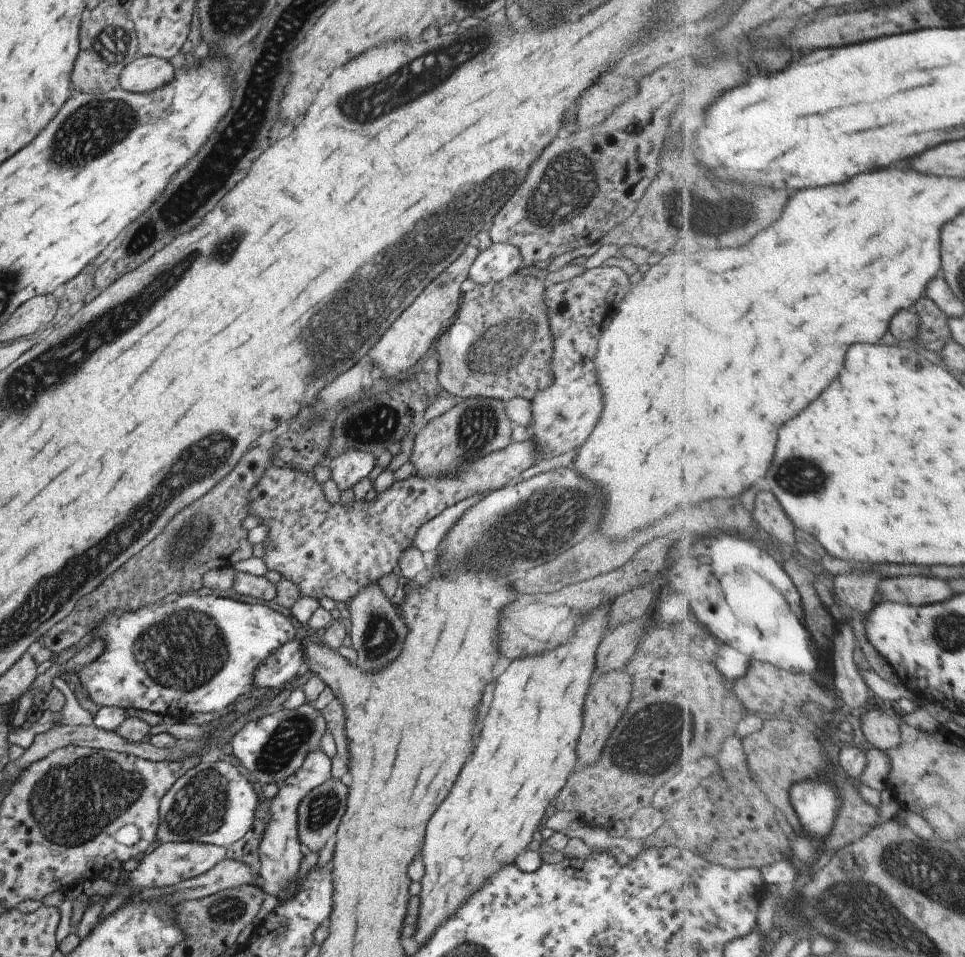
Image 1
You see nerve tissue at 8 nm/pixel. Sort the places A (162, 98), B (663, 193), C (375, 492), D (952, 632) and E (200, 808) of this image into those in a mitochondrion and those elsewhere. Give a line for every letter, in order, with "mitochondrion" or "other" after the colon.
A: other
B: mitochondrion
C: other
D: mitochondrion
E: mitochondrion

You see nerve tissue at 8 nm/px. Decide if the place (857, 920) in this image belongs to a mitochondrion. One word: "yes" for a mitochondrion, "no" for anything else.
yes

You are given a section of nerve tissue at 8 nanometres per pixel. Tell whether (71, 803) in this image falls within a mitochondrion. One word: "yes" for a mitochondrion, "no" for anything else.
yes

